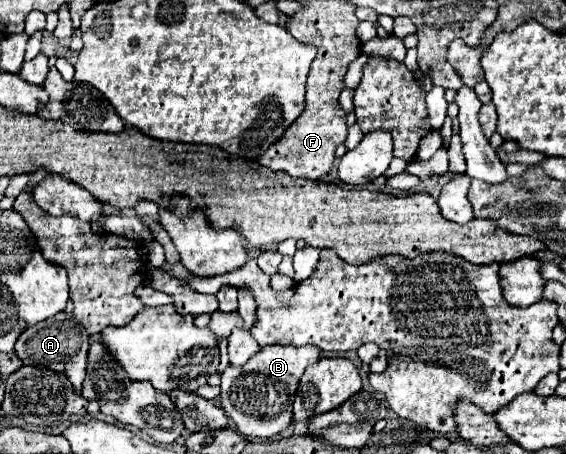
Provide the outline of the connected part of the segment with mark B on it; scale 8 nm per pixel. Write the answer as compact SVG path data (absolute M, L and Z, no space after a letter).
M264 346L256 356L252 356L252 360L248 360L248 364L236 368L236 366L228 366L226 372L222 374L222 384L220 384L220 408L226 412L226 416L236 424L238 432L244 438L272 438L278 432L282 432L284 428L290 426L292 422L292 402L294 402L294 394L300 382L300 376L304 374L304 370L320 360L320 350L312 348L312 346L300 346L300 348L292 348L292 346Z

